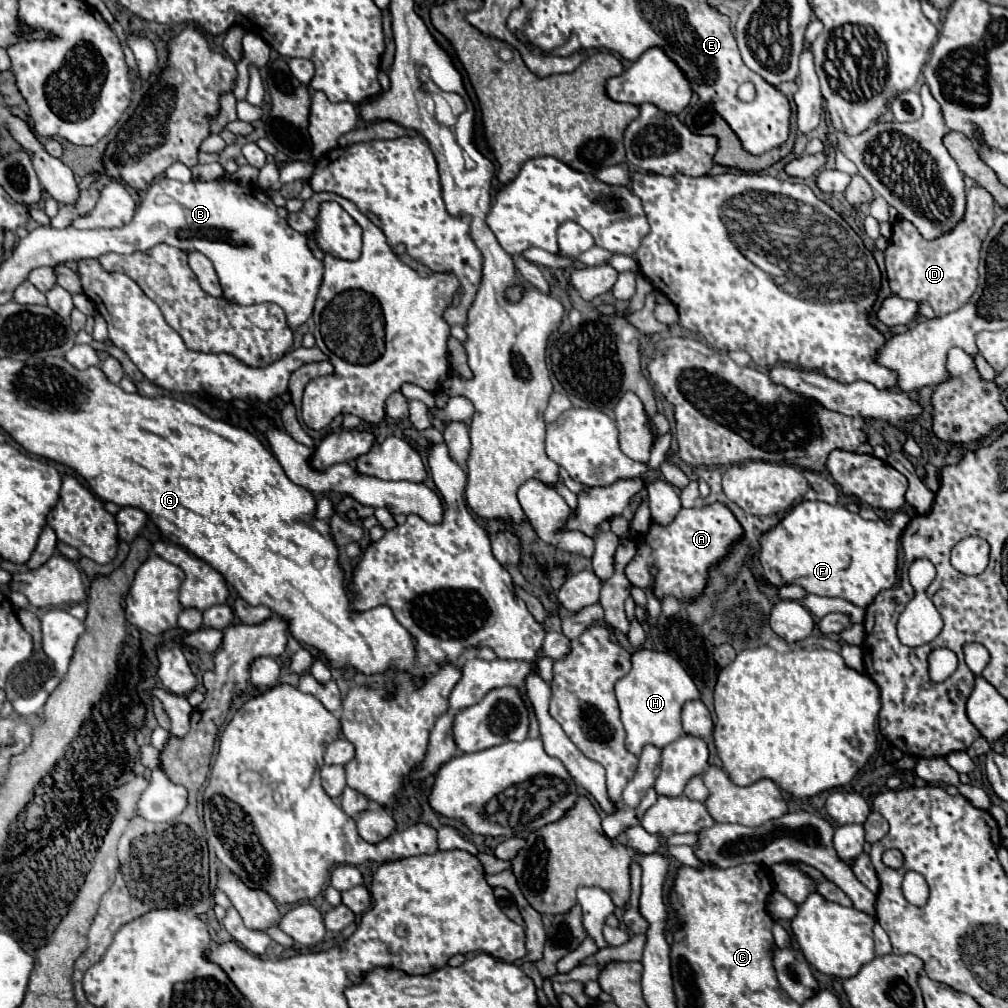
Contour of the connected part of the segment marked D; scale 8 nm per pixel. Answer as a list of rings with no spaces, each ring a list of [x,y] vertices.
[[[972,185],[966,191],[966,213],[962,221],[946,235],[924,239],[910,221],[896,219],[892,237],[884,251],[886,273],[892,293],[902,299],[912,299],[920,305],[920,315],[934,319],[960,309],[978,285],[978,261],[982,239],[994,225],[994,197],[982,187]]]

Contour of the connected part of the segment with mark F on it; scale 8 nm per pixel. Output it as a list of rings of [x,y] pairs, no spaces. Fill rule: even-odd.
[[[802,501],[772,531],[760,539],[760,561],[770,585],[800,585],[808,593],[822,597],[840,597],[856,607],[866,609],[880,591],[894,587],[898,569],[898,545],[910,517],[898,511],[890,519],[866,521],[858,513],[850,513],[844,505],[828,505],[822,501]]]

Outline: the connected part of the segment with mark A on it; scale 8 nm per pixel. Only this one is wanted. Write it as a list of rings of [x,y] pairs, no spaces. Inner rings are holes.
[[[712,503],[692,509],[682,507],[670,525],[650,523],[650,529],[636,539],[636,555],[626,565],[624,573],[634,587],[648,589],[650,585],[654,585],[654,593],[658,593],[658,599],[672,595],[682,603],[692,603],[702,595],[710,567],[718,565],[730,553],[732,545],[742,537],[742,525],[724,503]],[[652,565],[658,567],[656,577],[648,571]]]

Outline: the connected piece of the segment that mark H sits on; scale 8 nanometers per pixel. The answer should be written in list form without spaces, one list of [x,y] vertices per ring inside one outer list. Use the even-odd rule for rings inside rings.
[[[640,649],[632,655],[630,673],[616,683],[616,699],[620,705],[620,721],[626,731],[626,749],[640,757],[644,745],[664,749],[668,743],[684,735],[680,723],[682,705],[686,701],[700,699],[700,693],[690,675],[674,657],[658,651]]]

